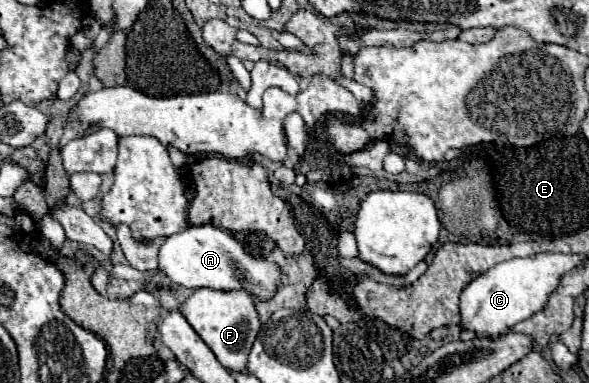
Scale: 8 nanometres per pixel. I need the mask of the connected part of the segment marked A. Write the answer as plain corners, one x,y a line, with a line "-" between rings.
214,225
188,227
186,231
168,237
160,247
158,261
160,271
164,271
176,285
184,285
188,289
210,287
216,291
246,289
254,297
254,301
272,299
284,279
278,263
264,257
252,257
232,235

